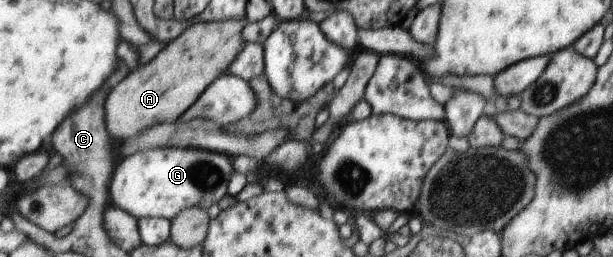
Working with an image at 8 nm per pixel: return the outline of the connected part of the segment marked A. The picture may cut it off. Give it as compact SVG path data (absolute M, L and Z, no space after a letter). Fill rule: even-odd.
M245 19L239 21L214 21L211 23L199 23L189 28L179 40L173 40L159 56L155 56L149 64L137 68L131 72L107 98L105 110L107 110L107 122L111 124L111 134L115 138L127 140L137 136L139 132L145 132L147 128L153 128L163 122L177 122L184 116L198 101L202 95L211 87L215 80L224 75L226 68L235 59L241 46L241 28L246 25Z

